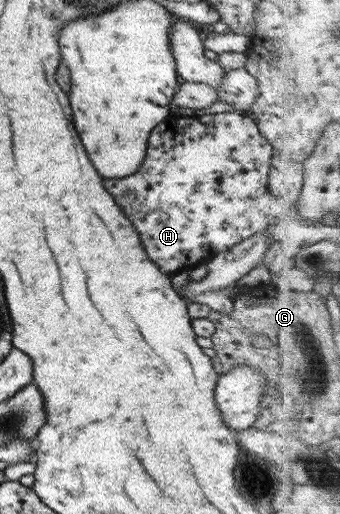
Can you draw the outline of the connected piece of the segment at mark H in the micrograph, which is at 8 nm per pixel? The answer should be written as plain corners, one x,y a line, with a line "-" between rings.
232,111
224,113
204,114
202,118
190,115
182,117
180,115
166,116
156,127
150,130
150,135
147,139
147,149
145,157
138,166
138,169
126,177
116,179
102,179
102,187
113,197
115,204
121,209
121,212
126,216
126,219
131,221
134,231
137,233
141,246
145,251
146,257
162,273
172,275
182,269
196,266
198,263
207,261
212,255
227,250
229,247
240,243
244,239
248,239
257,231
270,231
272,241
274,242
284,231
297,231
297,229
282,229
281,219
288,221
290,219
297,221
298,211
296,205
290,202
282,202
281,199
276,199
267,188
268,172
273,149
271,145
261,136
257,125
252,121
252,118
245,113

